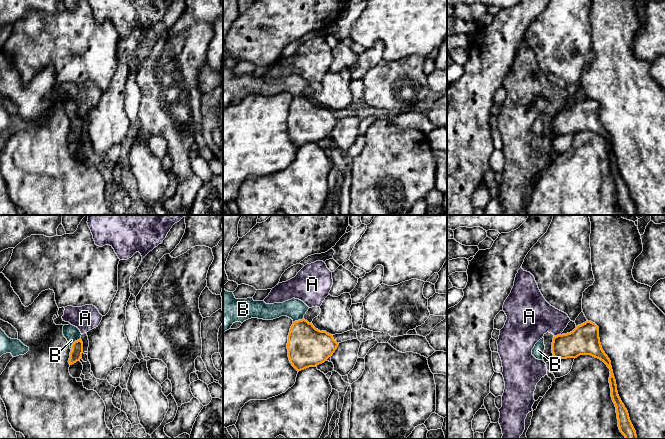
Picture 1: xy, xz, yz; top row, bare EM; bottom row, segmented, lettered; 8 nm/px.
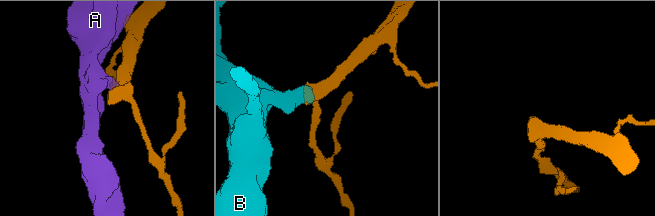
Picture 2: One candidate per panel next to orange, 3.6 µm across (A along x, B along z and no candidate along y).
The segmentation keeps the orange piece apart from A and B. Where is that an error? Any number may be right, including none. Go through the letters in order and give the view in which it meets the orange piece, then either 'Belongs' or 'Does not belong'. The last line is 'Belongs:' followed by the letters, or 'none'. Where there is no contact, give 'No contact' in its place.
A: Touches orange in yz. Does not belong
B: Touches orange in xy. Belongs
Belongs: B

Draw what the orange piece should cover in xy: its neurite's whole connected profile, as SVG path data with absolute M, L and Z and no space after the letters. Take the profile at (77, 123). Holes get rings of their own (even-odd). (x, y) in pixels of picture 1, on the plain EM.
M69 100L63 102L63 111L70 120L71 128L68 138L70 141L72 141L79 137L82 133L83 129L83 118L81 116L82 110L77 103Z

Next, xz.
M223 64L223 109L235 98L258 94L273 96L287 92L293 96L288 111L288 133L292 142L299 148L309 143L316 143L327 137L337 125L333 111L316 105L304 95L309 83L299 75L283 79L266 80L253 74L236 75L233 68Z

